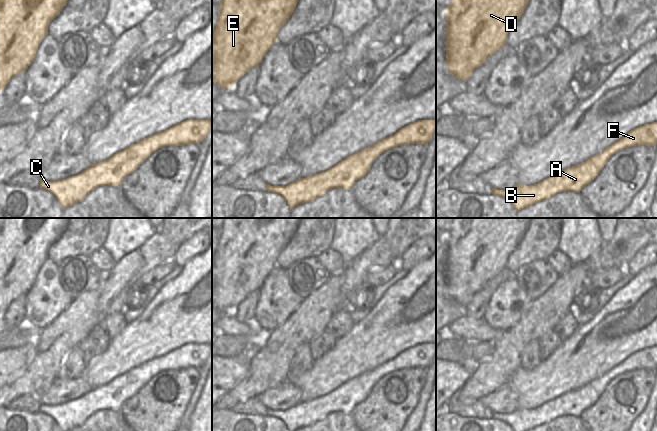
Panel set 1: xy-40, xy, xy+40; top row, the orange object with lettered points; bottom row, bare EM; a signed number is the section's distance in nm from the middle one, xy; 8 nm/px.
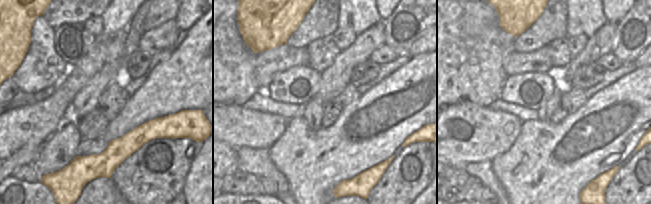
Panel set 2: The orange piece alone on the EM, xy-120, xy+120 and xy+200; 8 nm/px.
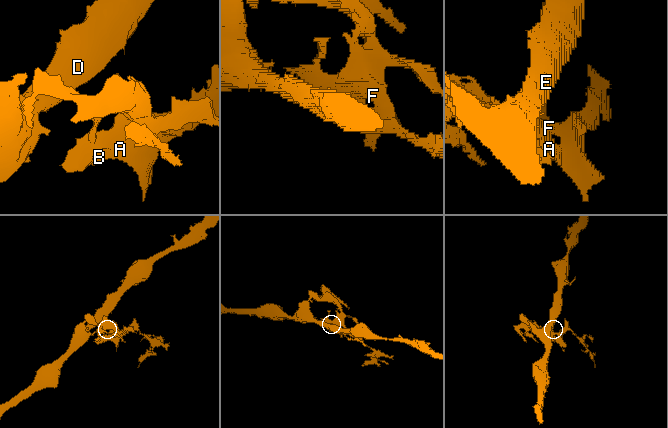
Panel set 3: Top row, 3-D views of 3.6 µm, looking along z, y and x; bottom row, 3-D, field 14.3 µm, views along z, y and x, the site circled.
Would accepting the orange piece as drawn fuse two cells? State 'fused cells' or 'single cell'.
single cell

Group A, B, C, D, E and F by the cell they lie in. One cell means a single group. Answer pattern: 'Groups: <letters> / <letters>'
Groups: A B C D E F

